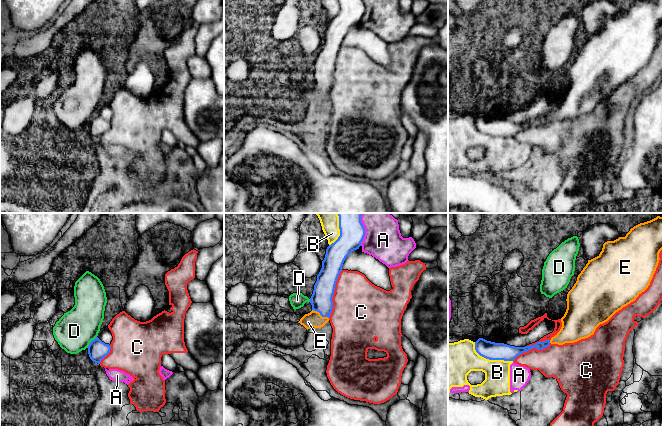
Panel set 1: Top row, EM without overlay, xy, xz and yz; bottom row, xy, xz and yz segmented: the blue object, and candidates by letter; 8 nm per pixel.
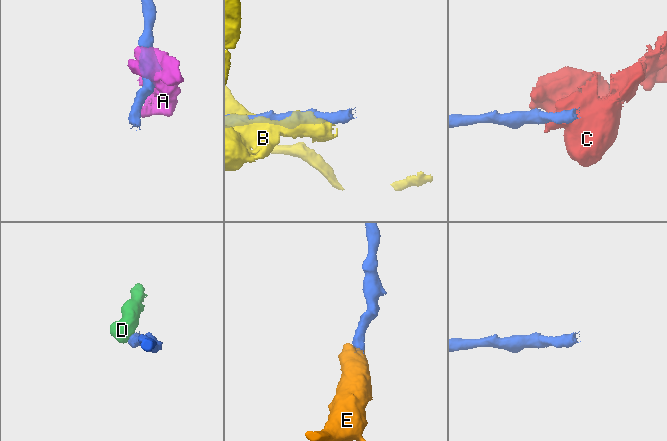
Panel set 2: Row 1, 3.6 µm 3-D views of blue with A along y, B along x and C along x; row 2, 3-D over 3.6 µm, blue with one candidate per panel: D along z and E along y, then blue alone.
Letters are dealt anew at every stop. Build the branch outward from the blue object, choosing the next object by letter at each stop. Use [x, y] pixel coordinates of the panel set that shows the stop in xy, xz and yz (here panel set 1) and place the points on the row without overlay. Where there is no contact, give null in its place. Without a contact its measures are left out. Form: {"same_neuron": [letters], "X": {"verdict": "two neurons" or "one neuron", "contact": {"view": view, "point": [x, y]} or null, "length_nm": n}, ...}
{"same_neuron": ["E"], "A": {"verdict": "two neurons", "contact": {"view": "xz", "point": [364, 11]}, "length_nm": 180}, "B": {"verdict": "two neurons", "contact": {"view": "yz", "point": [490, 135]}, "length_nm": 340}, "C": {"verdict": "two neurons", "contact": {"view": "yz", "point": [531, 124]}, "length_nm": 340}, "D": {"verdict": "two neurons", "contact": {"view": "xy", "point": [90, 118]}, "length_nm": 120}, "E": {"verdict": "one neuron", "contact": {"view": "xz", "point": [320, 90]}, "length_nm": 150}}

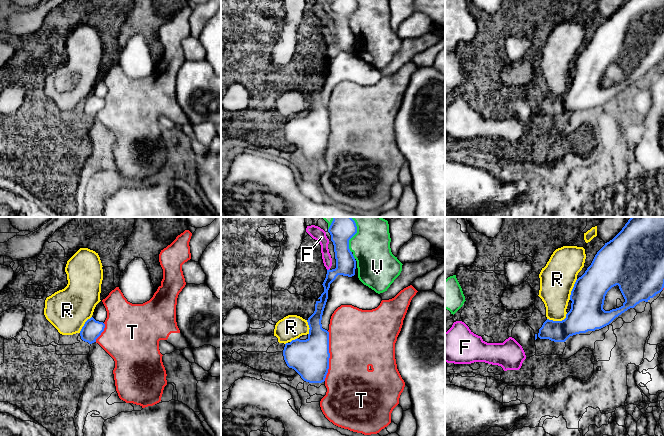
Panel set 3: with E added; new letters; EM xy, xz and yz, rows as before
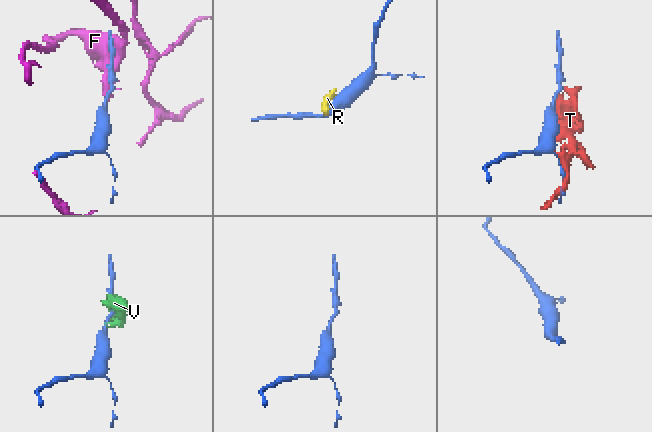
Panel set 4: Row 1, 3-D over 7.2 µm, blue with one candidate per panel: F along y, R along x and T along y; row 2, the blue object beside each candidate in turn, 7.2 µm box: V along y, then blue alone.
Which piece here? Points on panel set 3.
{"same_neuron": [], "F": {"verdict": "two neurons", "contact": {"view": "xz", "point": [329, 45]}, "length_nm": 30}, "R": {"verdict": "two neurons", "contact": {"view": "yz", "point": [558, 97]}, "length_nm": 180}, "T": {"verdict": "two neurons", "contact": {"view": "xz", "point": [329, 132]}, "length_nm": 400}, "V": {"verdict": "two neurons", "contact": {"view": "xz", "point": [351, 13]}, "length_nm": 240}}

